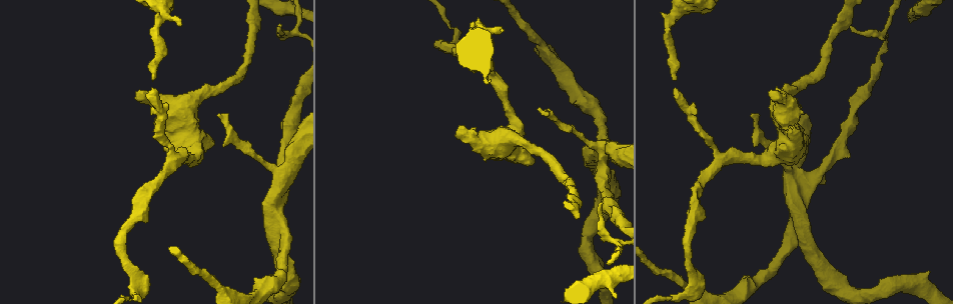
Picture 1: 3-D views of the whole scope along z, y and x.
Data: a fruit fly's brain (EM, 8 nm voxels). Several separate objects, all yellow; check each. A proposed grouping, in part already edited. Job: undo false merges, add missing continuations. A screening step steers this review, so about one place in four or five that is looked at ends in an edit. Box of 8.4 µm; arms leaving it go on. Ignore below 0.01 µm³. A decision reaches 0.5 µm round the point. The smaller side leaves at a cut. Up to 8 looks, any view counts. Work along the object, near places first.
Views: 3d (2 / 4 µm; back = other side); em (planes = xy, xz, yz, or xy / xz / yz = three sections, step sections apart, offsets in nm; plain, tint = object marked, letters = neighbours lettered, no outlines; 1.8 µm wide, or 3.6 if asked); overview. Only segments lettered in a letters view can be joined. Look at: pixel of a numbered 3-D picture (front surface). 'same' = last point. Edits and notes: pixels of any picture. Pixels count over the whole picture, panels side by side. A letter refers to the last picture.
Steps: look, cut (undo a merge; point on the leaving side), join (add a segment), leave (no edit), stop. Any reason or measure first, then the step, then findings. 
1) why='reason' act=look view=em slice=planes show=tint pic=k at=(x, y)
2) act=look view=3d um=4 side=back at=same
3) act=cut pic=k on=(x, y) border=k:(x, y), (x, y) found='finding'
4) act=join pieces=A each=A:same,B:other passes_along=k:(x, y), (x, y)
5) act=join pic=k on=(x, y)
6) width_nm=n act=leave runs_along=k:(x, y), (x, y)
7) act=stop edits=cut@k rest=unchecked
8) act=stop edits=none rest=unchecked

act=look view=em slice=xz step=16 show=plain pic=1 at=(885, 33)

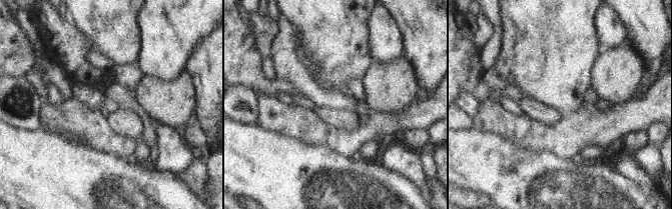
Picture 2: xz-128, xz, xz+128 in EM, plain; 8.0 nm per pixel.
act=look view=em slice=xz step=16 show=letters at=same

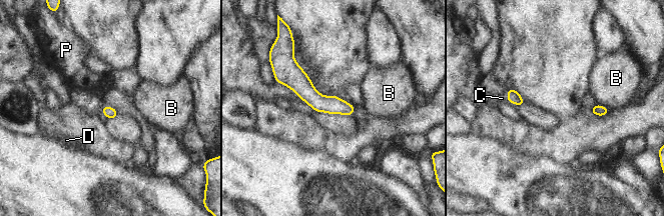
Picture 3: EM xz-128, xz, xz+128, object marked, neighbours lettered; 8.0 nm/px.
width_nm=90 act=join pieces=C each=B:other,C:same,D:other,P:other passes_along=3:(513, 96), (509, 101), (502, 98) found='it goes on there'

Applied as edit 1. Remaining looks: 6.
act=look view=overview

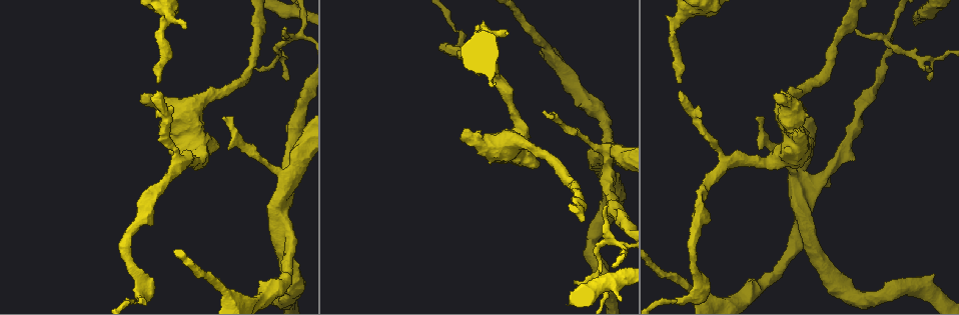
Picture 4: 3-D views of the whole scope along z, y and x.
act=look view=em slice=xy step=4 show=tint pic=4 at=(798, 180)

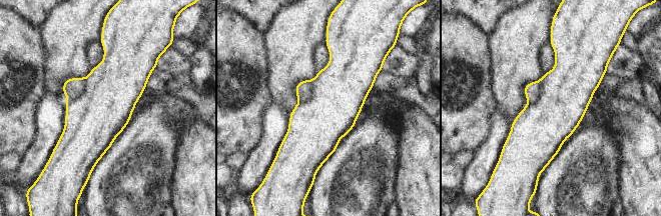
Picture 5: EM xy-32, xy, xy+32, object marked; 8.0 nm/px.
act=look view=em slice=planes show=letters at=same

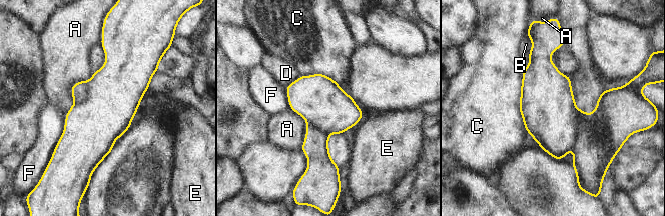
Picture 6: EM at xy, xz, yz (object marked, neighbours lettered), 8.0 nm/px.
width_nm=400 longest_contact=C:460nm act=leave each=A:other,B:other,C:other,D:other,E:other,F:other found='all the same neuron'

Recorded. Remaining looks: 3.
act=look view=em slice=planes show=plain pic=4 at=(159, 82)

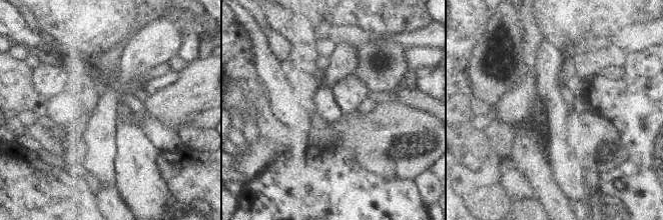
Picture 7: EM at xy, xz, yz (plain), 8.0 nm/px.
why='see the neighbours' act=look view=em slice=planes show=letters at=same

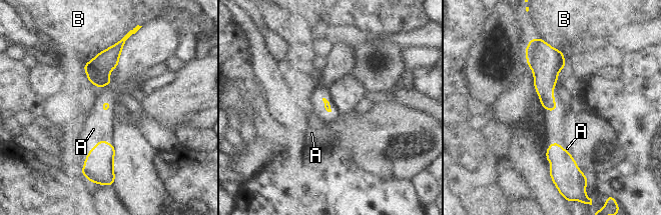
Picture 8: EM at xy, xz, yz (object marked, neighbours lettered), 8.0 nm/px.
act=leave each=A:other,B:other border=8:(100, 139), (95, 144) found='no lettered segment goes on from it'

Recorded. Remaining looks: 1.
act=stop edits=join@3 rest=unchecked

